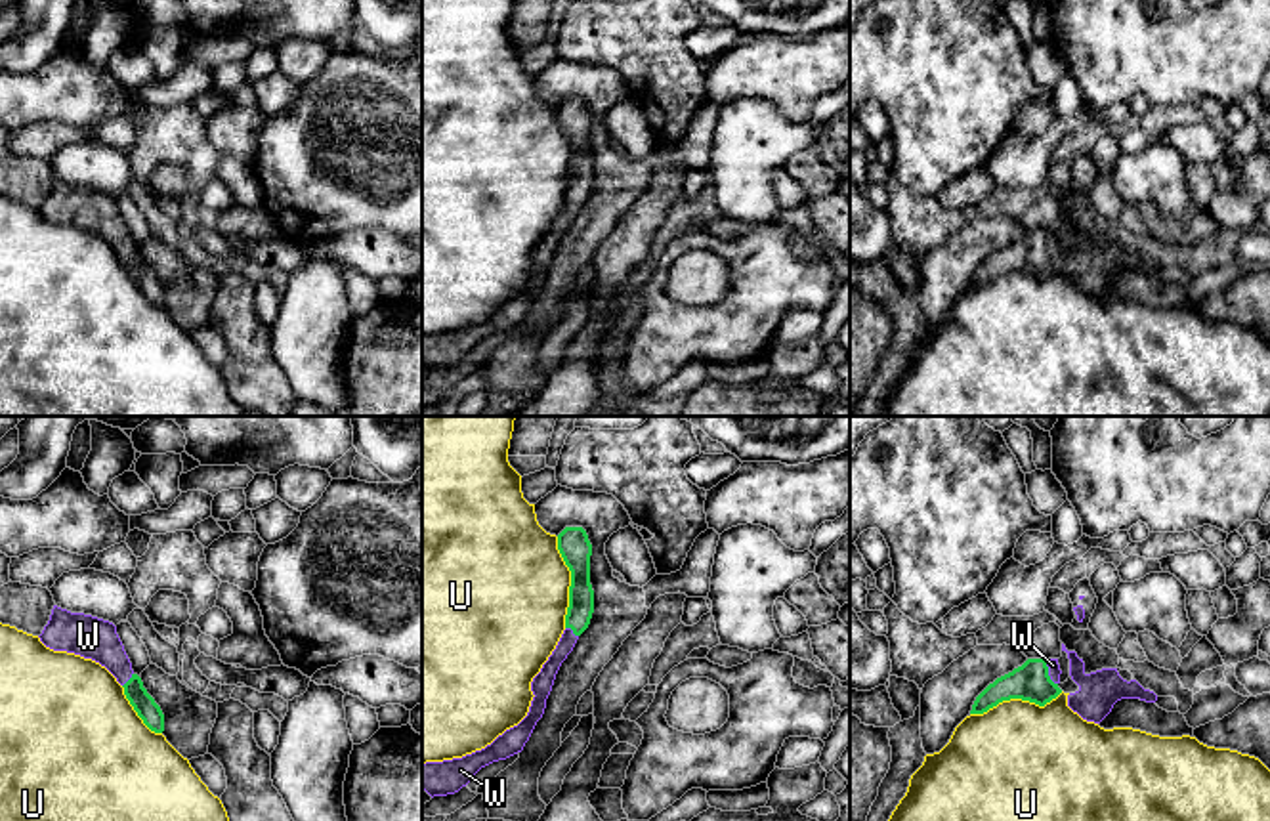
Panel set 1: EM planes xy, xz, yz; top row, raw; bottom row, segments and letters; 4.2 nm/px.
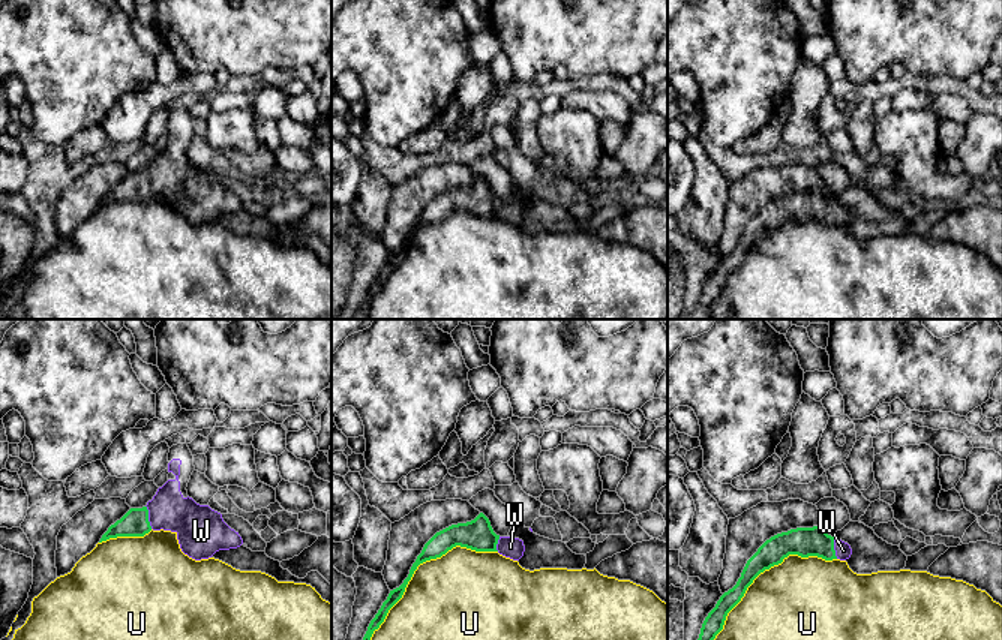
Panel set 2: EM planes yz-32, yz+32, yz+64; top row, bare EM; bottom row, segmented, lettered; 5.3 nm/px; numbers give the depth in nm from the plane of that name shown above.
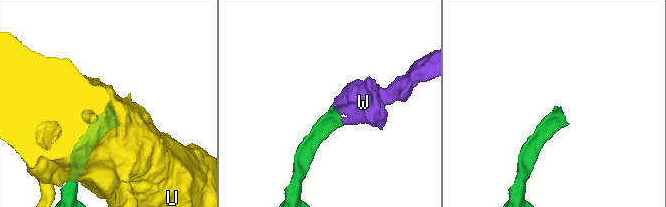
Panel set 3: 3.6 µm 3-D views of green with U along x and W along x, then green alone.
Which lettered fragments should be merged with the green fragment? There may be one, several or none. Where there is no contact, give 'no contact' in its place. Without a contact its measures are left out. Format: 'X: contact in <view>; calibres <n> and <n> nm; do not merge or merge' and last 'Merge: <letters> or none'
U: contact in yz; calibres 160 and 460 nm; do not merge
W: contact in yz; calibres 160 and 50 nm; merge
Merge: W

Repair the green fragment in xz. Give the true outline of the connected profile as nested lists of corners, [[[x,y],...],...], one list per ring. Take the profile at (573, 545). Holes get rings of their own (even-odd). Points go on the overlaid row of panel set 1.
[[[565,527],[558,535],[558,550],[571,571],[565,630],[556,649],[531,682],[531,691],[535,697],[527,716],[481,750],[462,758],[422,764],[422,789],[432,798],[458,792],[481,768],[506,760],[523,750],[537,722],[544,714],[546,699],[552,691],[561,663],[573,651],[579,636],[588,628],[594,613],[594,590],[590,584],[592,544],[586,531],[582,527]]]

